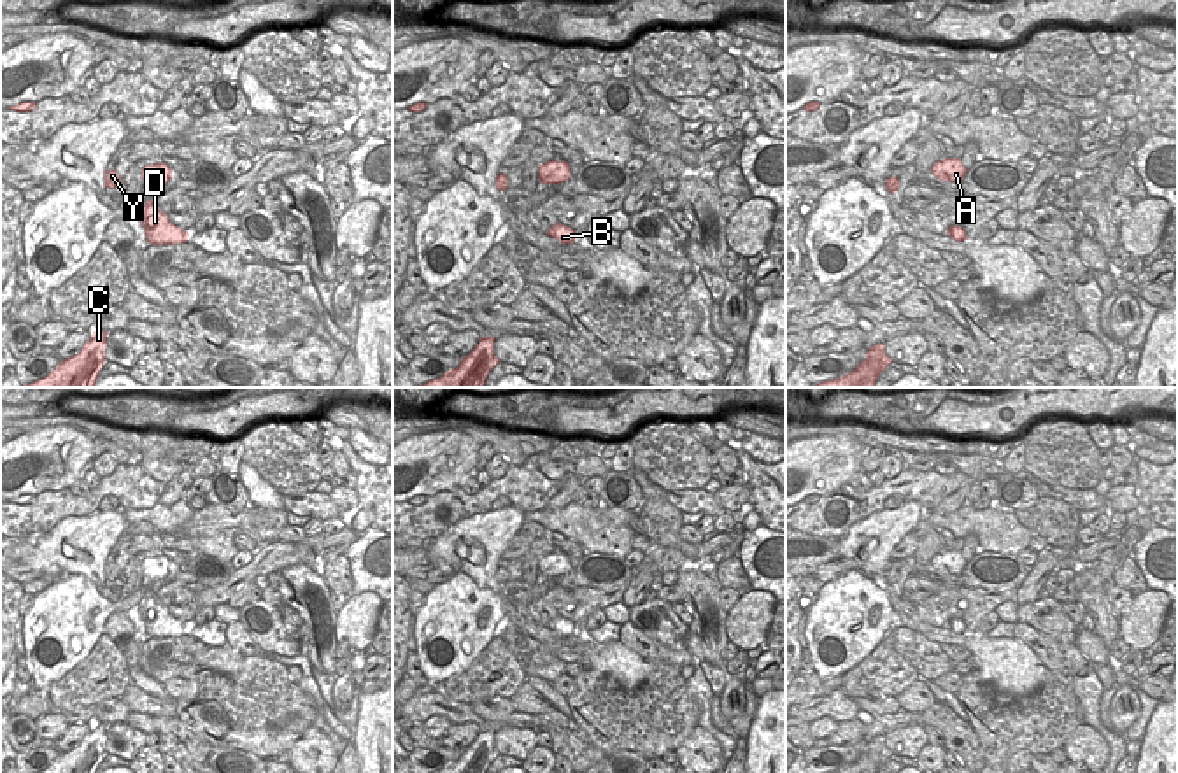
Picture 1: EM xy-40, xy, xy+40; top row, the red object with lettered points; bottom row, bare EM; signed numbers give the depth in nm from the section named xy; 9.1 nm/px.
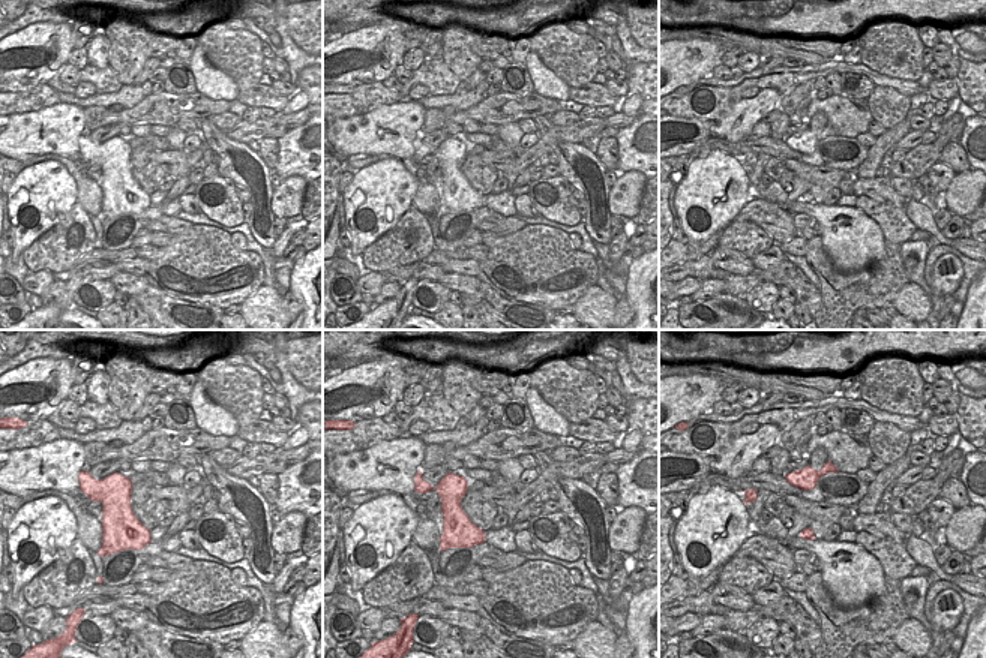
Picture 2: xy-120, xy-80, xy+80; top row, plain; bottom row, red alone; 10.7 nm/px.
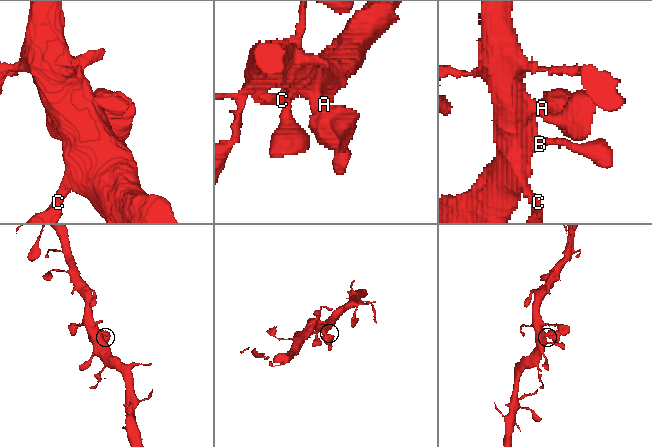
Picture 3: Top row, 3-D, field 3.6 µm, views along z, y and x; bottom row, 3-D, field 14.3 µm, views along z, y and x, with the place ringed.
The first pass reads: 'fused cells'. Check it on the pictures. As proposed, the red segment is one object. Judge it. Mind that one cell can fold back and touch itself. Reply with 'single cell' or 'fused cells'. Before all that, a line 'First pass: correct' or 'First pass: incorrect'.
First pass: incorrect
single cell

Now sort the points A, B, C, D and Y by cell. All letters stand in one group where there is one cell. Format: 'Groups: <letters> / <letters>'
Groups: A B C D Y.

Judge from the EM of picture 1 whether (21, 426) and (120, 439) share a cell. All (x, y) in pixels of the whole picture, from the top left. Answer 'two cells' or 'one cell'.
one cell

